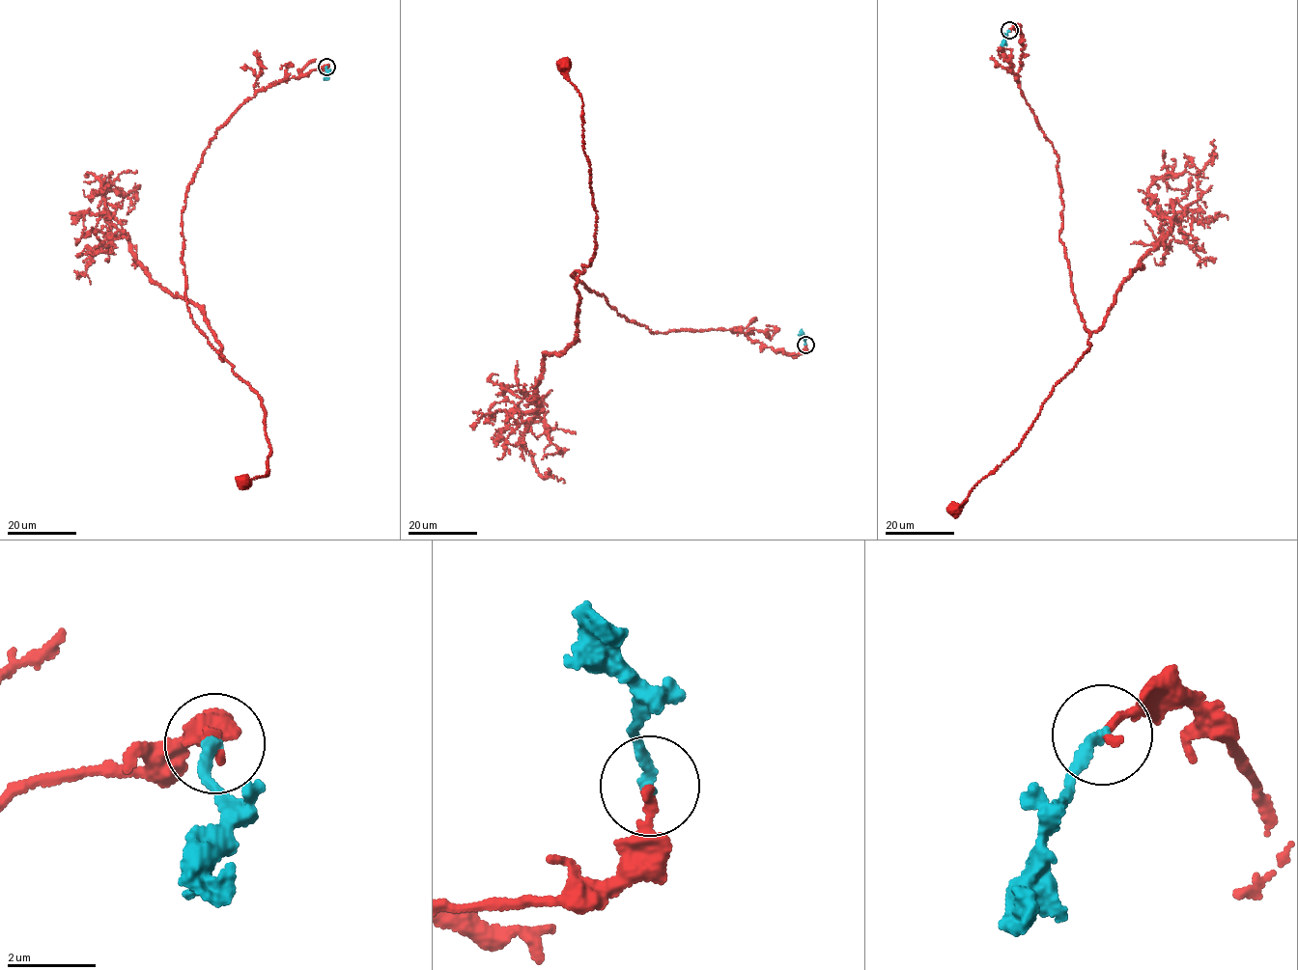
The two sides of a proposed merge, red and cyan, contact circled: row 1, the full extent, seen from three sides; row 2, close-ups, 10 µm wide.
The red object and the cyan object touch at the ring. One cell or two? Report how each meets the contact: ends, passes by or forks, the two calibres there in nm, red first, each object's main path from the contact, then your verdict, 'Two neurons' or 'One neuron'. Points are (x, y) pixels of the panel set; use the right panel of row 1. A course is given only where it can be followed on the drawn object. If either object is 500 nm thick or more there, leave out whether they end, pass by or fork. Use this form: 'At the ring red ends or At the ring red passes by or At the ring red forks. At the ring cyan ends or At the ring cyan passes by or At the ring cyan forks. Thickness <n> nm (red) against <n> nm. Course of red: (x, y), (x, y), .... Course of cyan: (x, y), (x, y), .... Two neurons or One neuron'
At the ring red ends. At the ring cyan ends. Thickness 200 nm (red) against 240 nm. Course of red: (1009, 30), (1022, 37), (1020, 89), (1058, 156), (1059, 240), (1090, 345), (1055, 385), (1016, 451), (951, 509). Course of cyan: (1009, 30), (1002, 45). One neuron

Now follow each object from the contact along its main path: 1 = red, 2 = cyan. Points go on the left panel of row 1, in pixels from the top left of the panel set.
1: (326, 67), (239, 105), (186, 191), (181, 260), (191, 319), (266, 415), (267, 474), (241, 479)
2: (326, 67), (326, 80)

